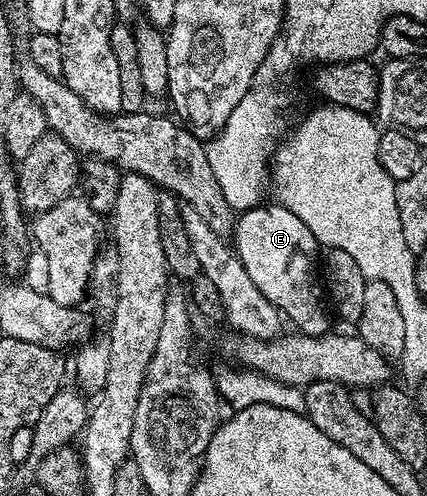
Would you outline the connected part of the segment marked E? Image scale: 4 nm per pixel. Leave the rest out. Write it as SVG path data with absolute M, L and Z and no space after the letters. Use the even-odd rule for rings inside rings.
M261 202L255 208L239 213L236 217L236 227L234 229L234 251L242 266L246 268L246 274L250 274L250 282L266 294L268 301L279 310L281 317L293 324L297 333L306 336L326 336L329 335L328 312L326 307L326 289L322 283L322 268L316 264L316 251L318 245L314 234L310 234L310 226L306 226L298 214L286 210L278 202Z

